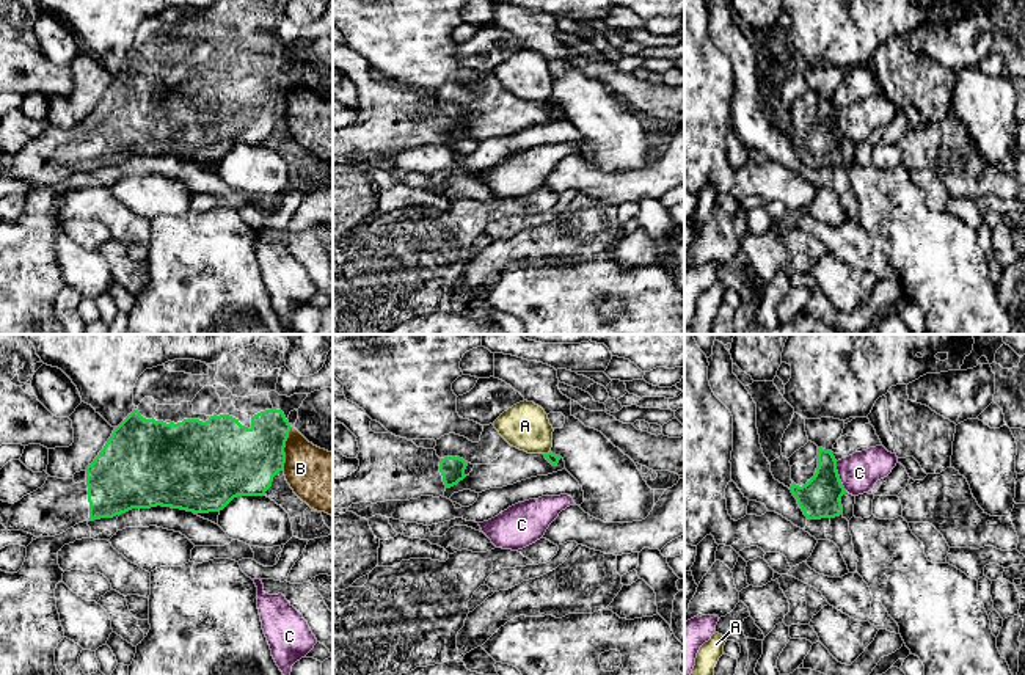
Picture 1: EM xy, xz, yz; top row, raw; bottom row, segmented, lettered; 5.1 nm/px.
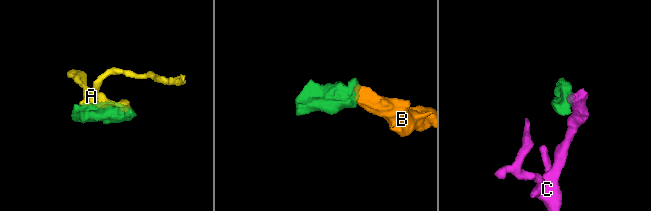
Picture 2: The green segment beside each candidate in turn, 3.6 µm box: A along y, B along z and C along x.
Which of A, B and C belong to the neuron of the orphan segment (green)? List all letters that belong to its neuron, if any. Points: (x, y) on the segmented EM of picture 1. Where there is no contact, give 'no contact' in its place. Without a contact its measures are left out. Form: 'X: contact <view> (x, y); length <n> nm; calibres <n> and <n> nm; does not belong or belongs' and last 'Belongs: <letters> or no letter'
A: contact xz (548, 452); length 40 nm; calibres 60 and 240 nm; does not belong
B: contact xy (283, 449); length 220 nm; calibres 360 and 280 nm; does not belong
C: contact yz (838, 476); length 160 nm; calibres 200 and 200 nm; does not belong
Belongs: no letter

